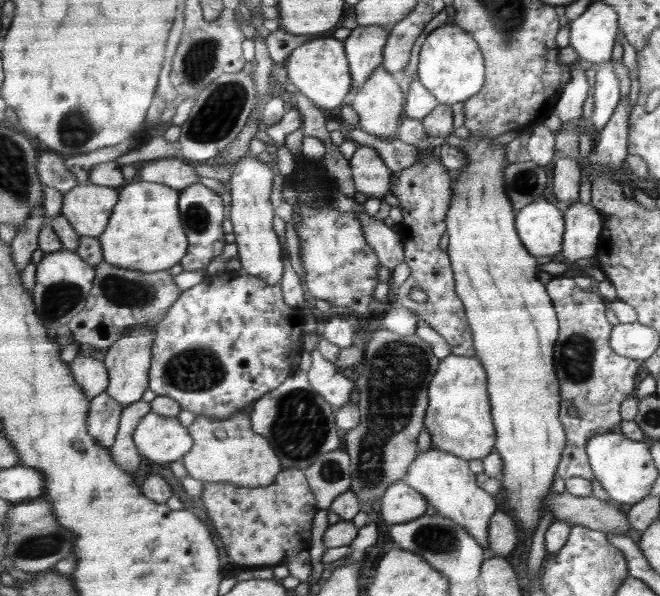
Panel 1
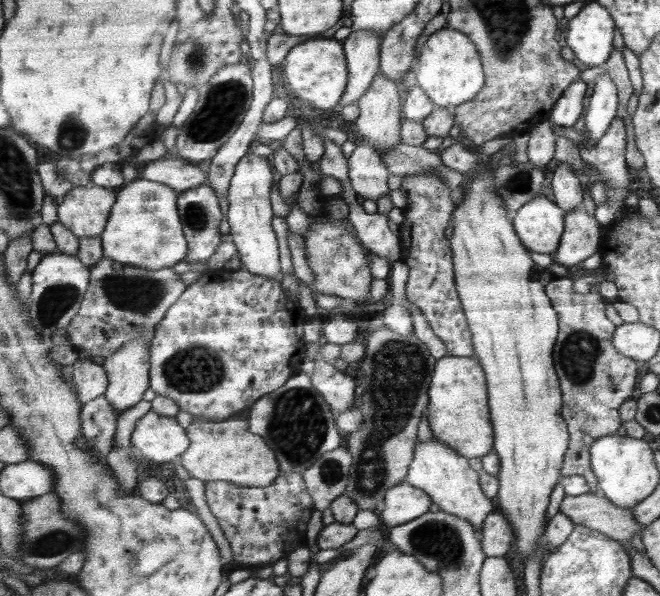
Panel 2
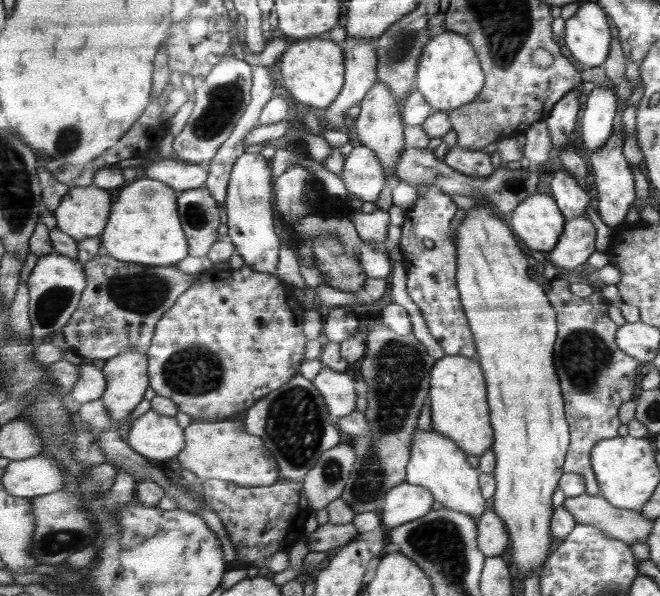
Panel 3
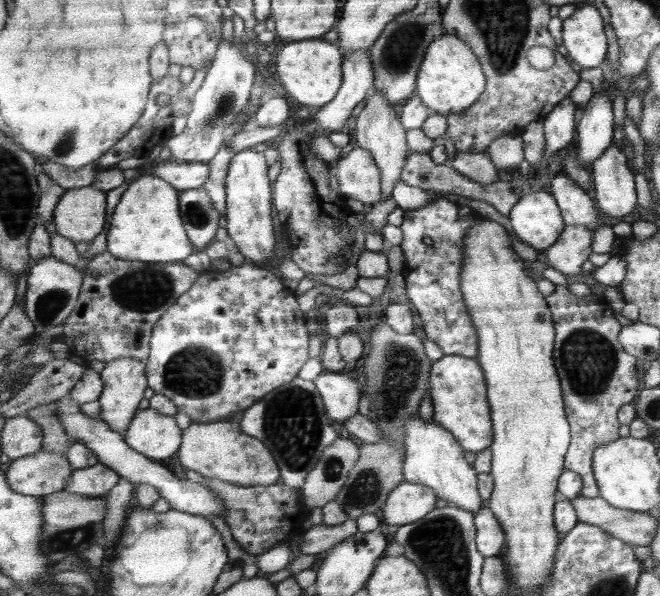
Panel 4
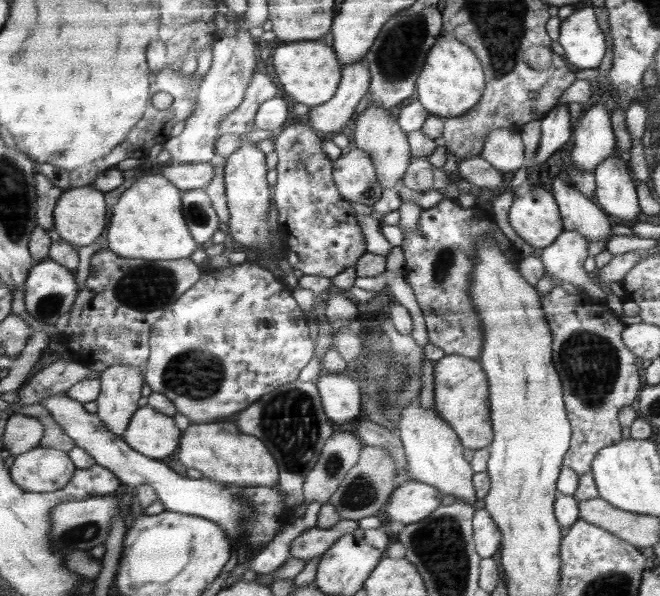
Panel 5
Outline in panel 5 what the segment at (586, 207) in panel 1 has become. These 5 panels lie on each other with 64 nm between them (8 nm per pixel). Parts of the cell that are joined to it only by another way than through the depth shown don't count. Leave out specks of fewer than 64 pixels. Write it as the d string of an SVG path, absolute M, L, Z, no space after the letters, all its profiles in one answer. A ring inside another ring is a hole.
M563 231L554 243L537 251L544 263L545 276L556 284L563 280L576 286L582 286L583 293L596 299L605 299L606 294L598 287L591 274L584 269L584 260L588 258L589 240L576 231Z

